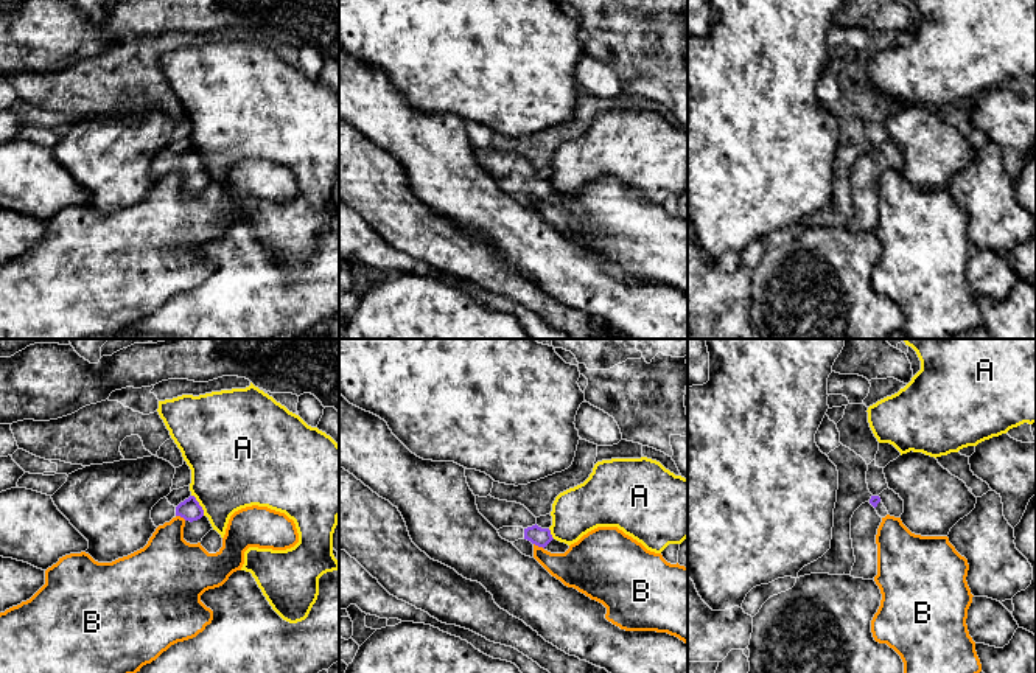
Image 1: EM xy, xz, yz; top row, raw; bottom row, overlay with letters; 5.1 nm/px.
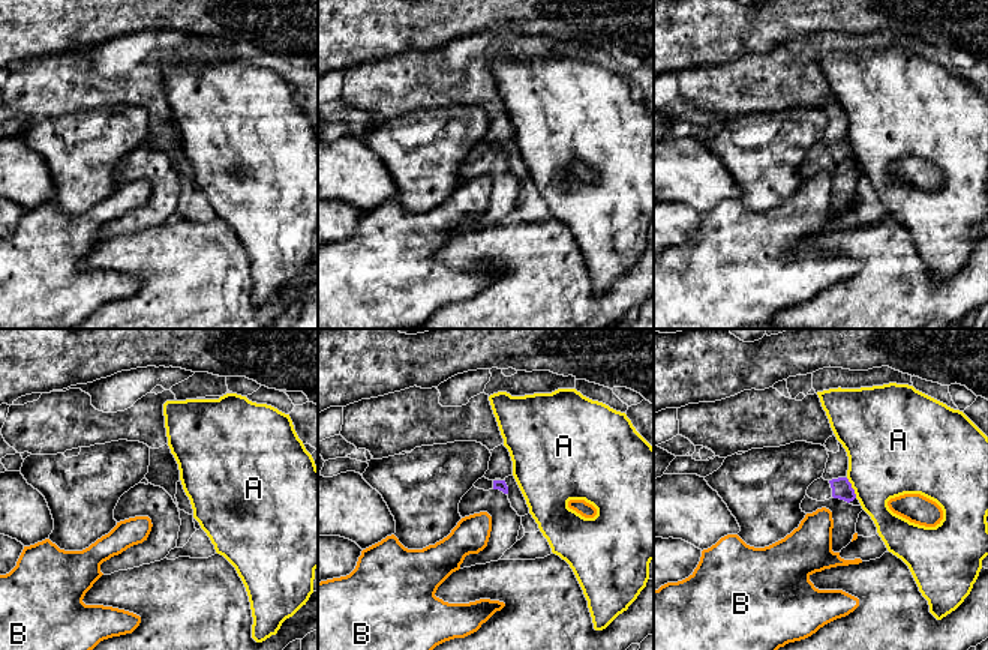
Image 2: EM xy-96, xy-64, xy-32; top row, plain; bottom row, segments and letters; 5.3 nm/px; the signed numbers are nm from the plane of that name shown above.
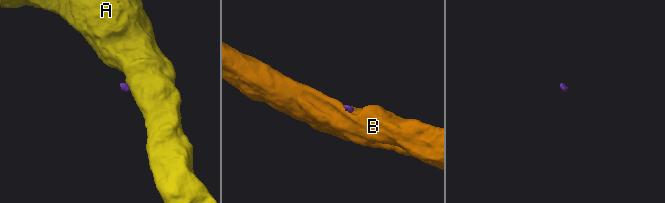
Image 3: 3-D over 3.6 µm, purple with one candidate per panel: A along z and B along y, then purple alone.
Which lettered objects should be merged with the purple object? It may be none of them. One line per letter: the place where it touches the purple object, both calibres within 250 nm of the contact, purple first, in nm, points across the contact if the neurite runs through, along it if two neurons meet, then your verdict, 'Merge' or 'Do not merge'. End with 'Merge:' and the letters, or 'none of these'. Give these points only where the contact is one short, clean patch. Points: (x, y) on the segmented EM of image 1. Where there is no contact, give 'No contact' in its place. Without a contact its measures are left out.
A: Touches purple at xy (199, 505). Thickness 110 nm (purple) against 420 nm. Boundary: xy (192, 495), (204, 515). Do not merge
B: Touches purple at xz (538, 546). Thickness 100 nm (purple) against 240 nm. Boundary: xz (534, 543), (543, 549). Do not merge
Merge: none of these

